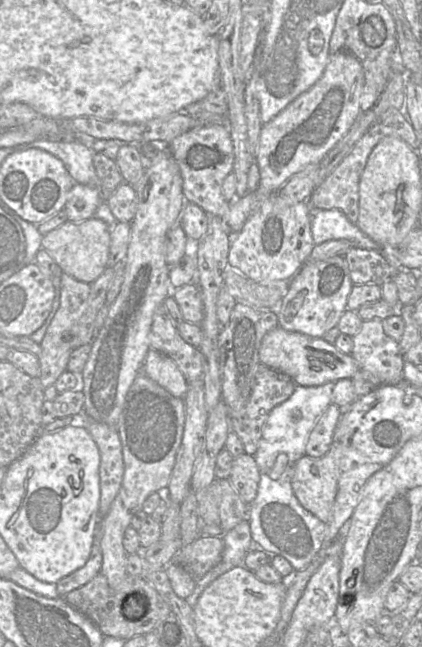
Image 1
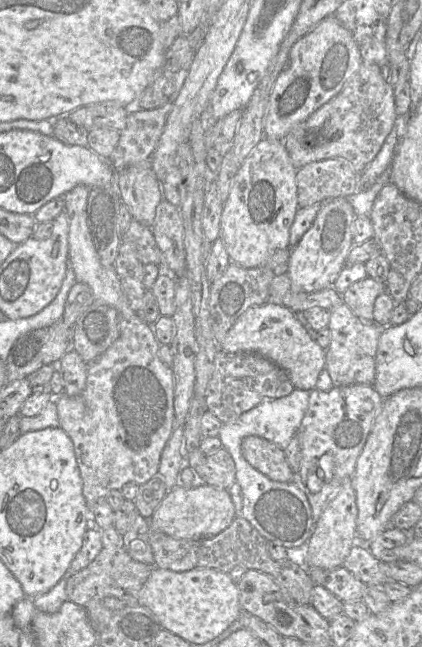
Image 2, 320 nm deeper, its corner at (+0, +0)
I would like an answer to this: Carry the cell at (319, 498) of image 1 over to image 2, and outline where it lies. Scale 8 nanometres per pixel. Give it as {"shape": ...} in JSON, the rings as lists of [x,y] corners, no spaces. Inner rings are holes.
{"shape":[[[247,436],[241,442],[241,452],[245,460],[256,470],[274,481],[292,482],[295,473],[285,457],[284,449],[258,437]]]}

